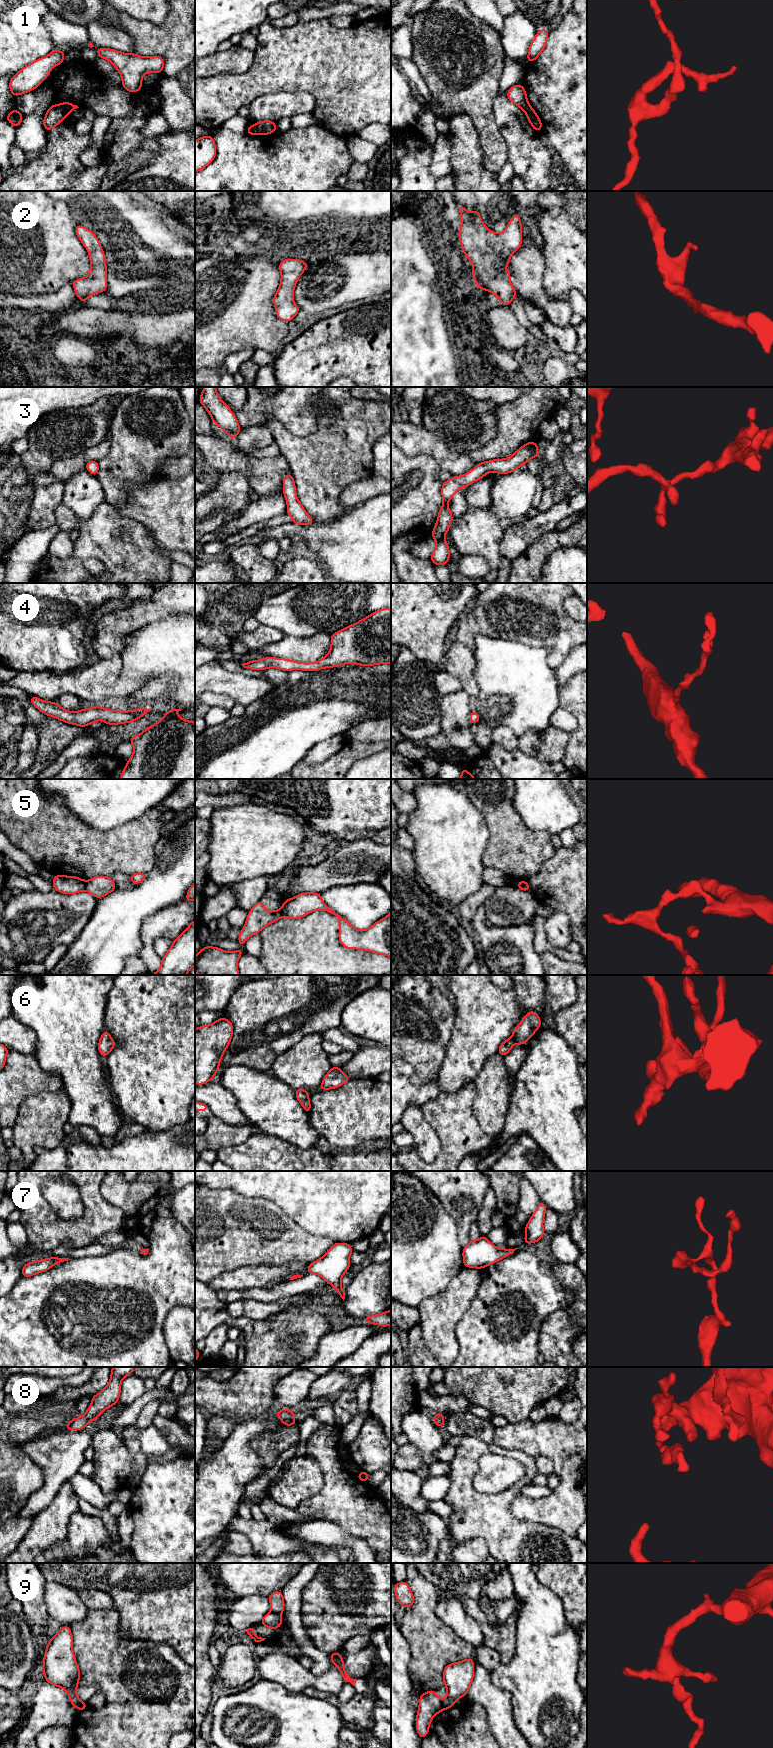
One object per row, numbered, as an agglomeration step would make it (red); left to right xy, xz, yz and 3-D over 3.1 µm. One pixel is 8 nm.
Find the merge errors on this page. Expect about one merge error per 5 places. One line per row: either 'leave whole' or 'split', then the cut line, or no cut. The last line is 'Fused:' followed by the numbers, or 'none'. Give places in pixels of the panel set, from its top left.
1: split | xy (59, 104), (68, 113)
2: leave whole | no cut
3: leave whole | no cut
4: leave whole | no cut
5: split | xy (86, 881), (84, 889)
6: leave whole | no cut
7: leave whole | no cut
8: leave whole | no cut
9: split | xz (271, 1610), (279, 1615)
Fused: 1, 5, 9

